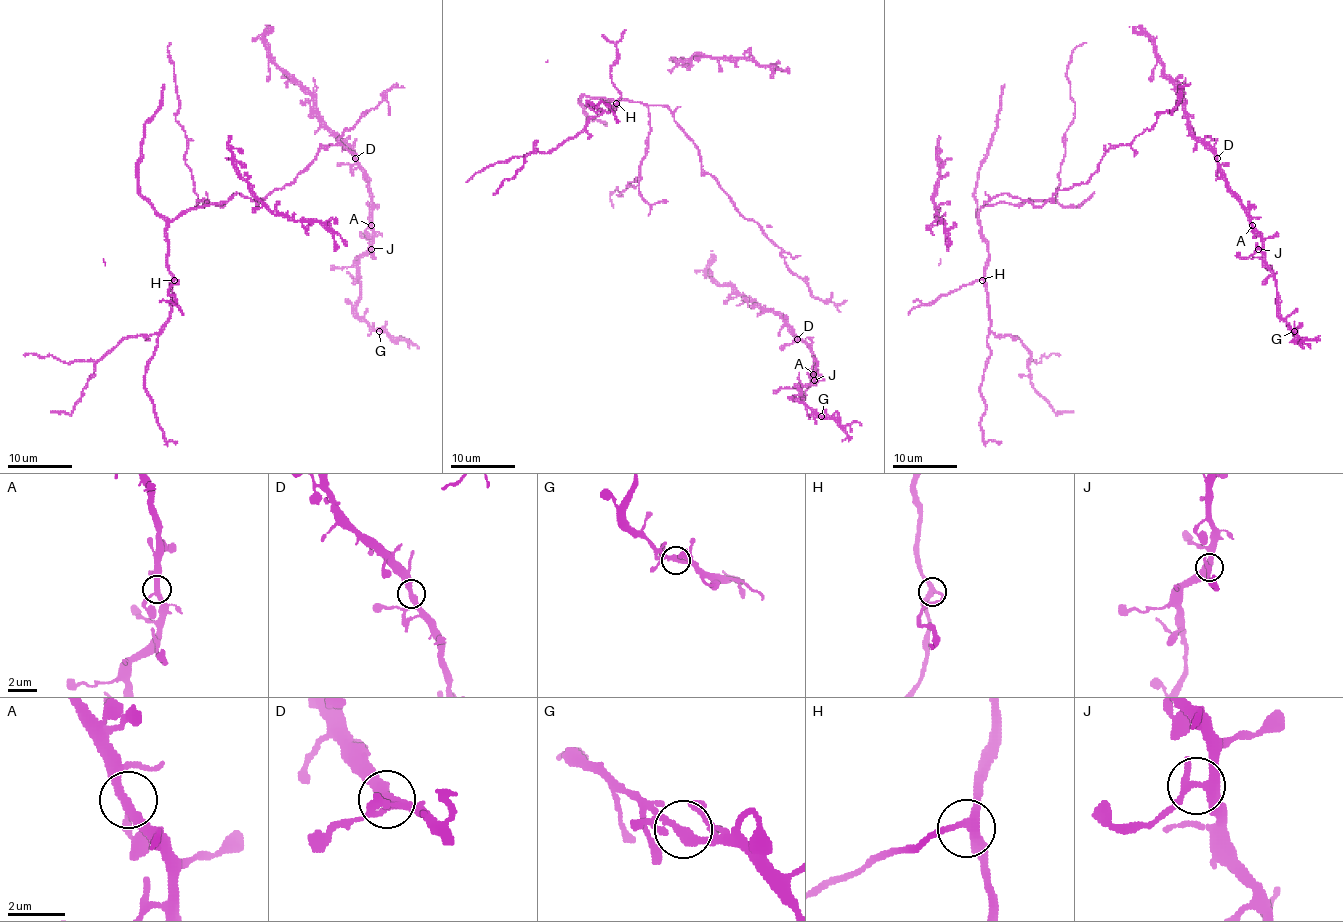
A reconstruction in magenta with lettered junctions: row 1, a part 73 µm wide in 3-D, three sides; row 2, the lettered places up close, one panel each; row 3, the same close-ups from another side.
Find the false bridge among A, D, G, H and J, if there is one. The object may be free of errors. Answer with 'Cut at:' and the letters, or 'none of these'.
Cut at: J

